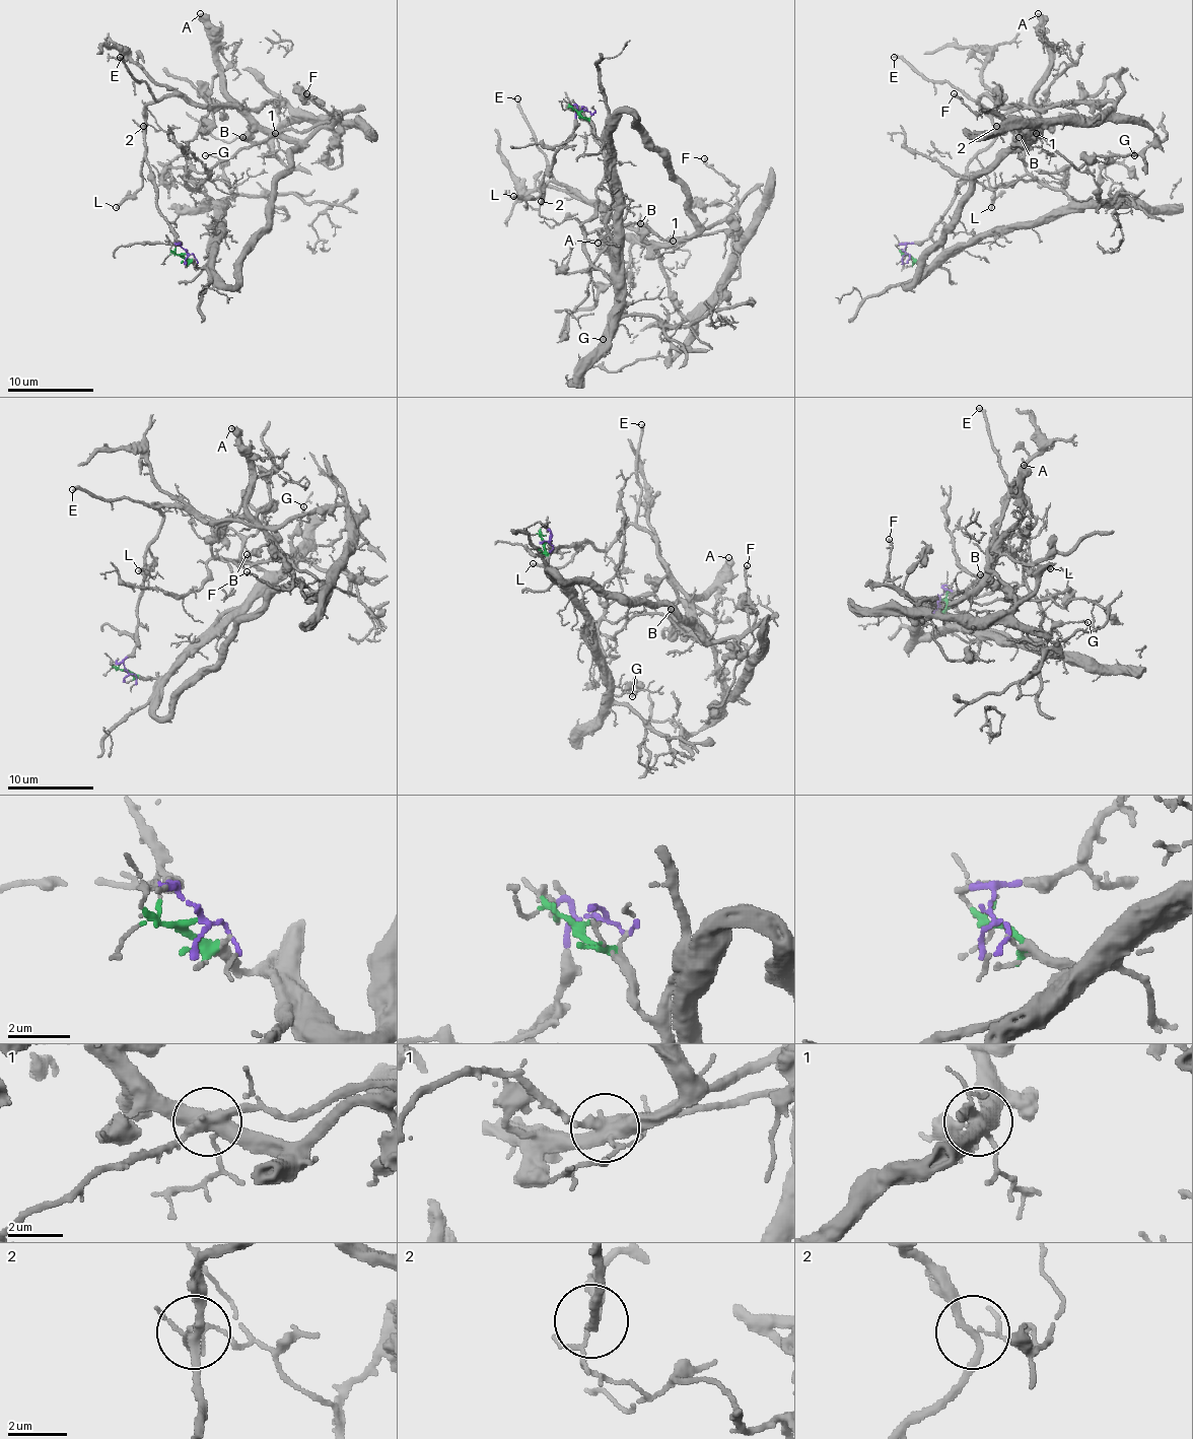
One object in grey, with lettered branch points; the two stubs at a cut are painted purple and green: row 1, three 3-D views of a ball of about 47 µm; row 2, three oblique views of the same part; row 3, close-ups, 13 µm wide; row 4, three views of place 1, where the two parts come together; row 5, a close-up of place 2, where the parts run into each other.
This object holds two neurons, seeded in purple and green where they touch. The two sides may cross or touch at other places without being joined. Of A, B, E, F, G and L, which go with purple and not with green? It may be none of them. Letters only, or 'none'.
E, L

